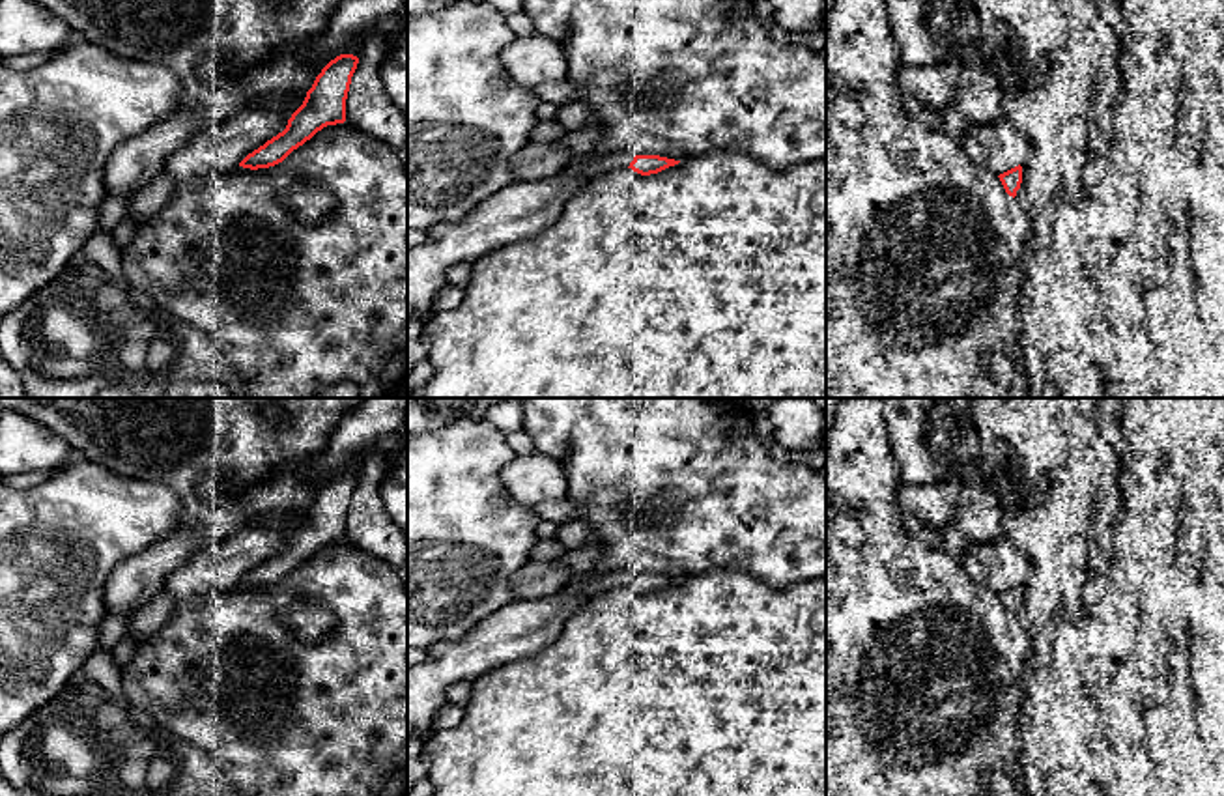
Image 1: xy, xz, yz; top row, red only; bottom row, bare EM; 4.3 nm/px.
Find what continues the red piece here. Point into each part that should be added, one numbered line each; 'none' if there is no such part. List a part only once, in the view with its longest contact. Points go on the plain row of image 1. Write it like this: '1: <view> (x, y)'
1: xz (608, 582)

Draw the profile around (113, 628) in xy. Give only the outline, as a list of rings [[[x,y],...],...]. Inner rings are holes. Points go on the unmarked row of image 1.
[[[131,615],[105,617],[99,628],[97,650],[114,650],[114,647],[125,637]]]

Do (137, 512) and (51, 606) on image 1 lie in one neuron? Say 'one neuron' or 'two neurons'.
one neuron

